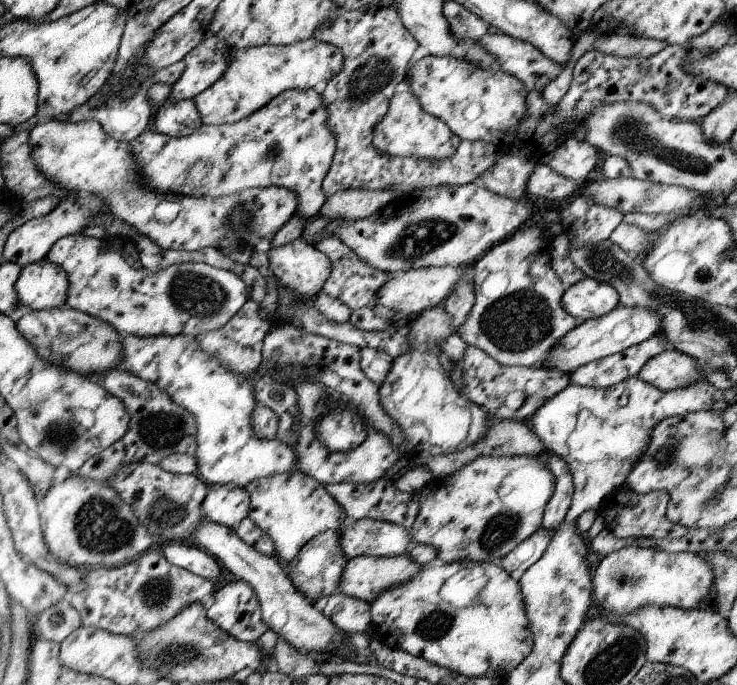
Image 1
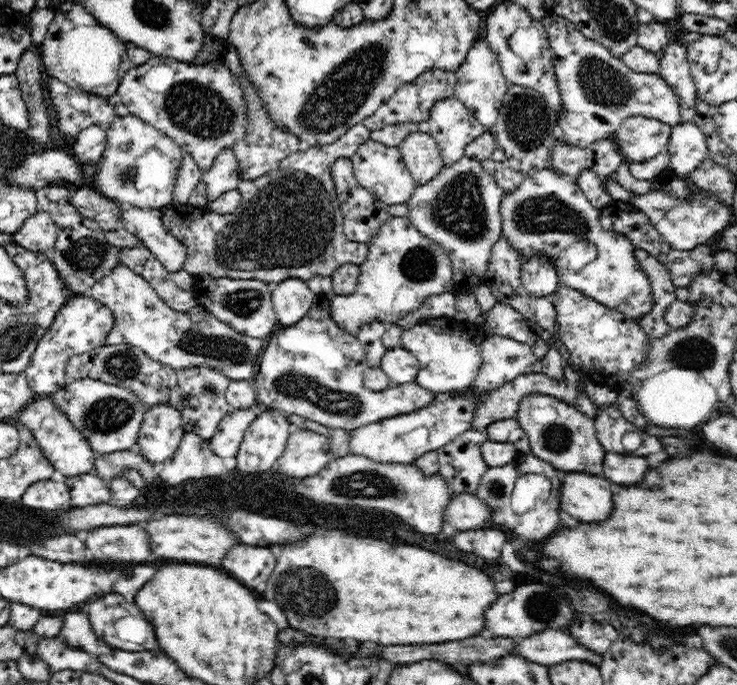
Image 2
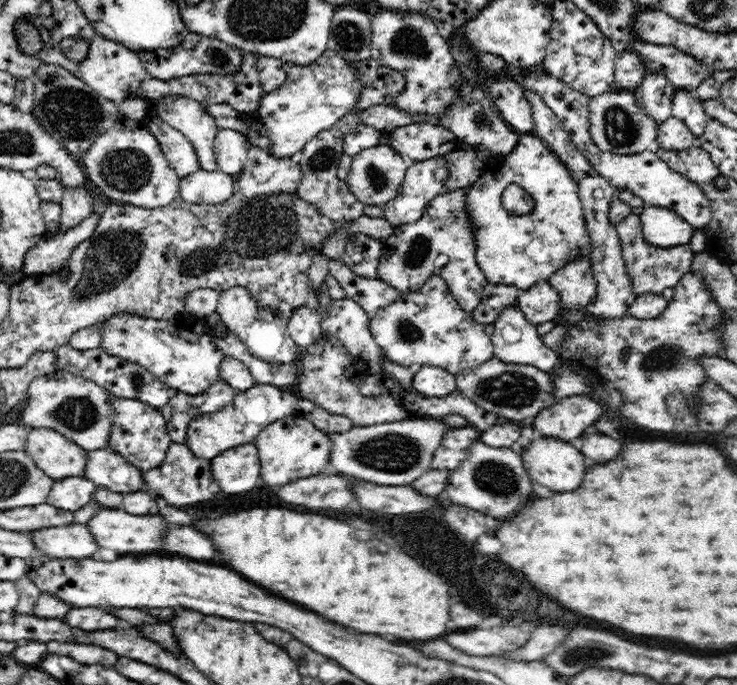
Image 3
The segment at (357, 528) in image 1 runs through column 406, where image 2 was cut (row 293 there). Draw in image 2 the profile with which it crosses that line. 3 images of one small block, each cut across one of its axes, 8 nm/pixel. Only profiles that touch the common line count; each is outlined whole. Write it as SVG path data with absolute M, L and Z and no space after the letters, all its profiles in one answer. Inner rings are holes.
M536 253L523 261L521 281L532 296L550 298L557 291L559 278L554 263L546 255Z

